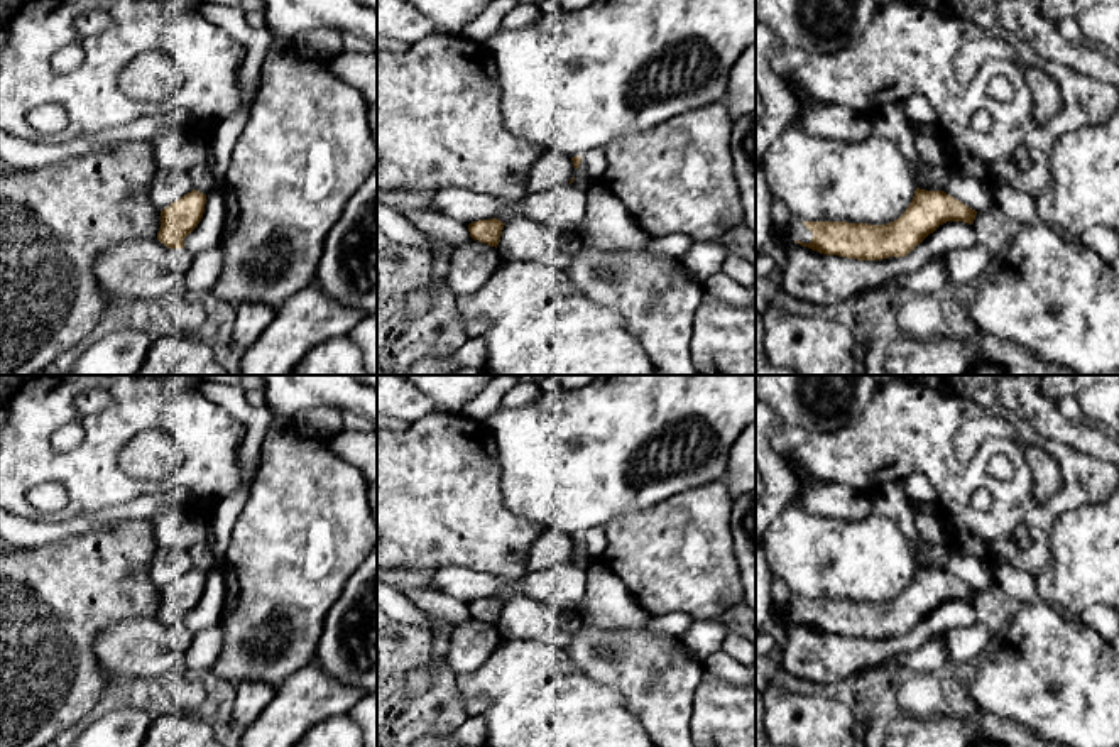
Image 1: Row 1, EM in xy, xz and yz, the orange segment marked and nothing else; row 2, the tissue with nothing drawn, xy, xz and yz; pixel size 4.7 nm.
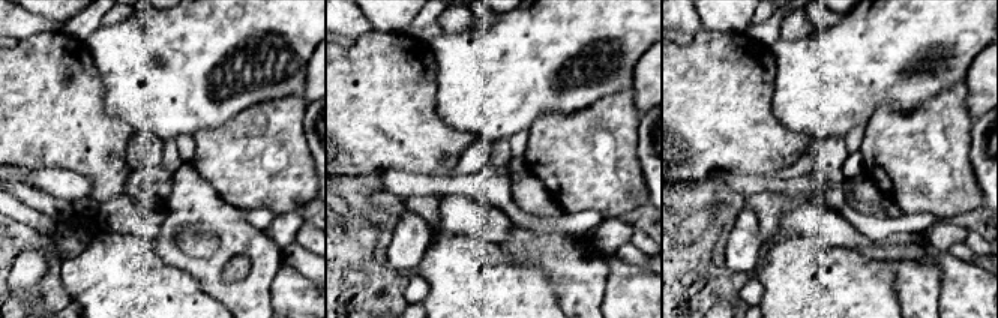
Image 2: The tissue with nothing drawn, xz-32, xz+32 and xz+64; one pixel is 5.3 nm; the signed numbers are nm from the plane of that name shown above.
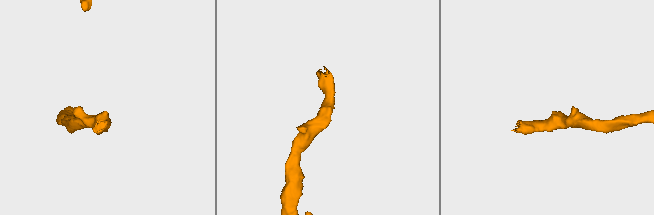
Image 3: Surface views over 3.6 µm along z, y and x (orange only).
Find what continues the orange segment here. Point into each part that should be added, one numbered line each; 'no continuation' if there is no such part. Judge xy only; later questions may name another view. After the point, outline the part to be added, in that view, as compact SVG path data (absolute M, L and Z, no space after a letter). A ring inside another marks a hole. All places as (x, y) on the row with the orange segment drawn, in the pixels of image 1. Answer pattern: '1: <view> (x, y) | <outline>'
no continuation

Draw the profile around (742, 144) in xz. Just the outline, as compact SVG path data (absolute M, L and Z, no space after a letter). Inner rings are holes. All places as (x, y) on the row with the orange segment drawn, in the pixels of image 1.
M756 112L732 122L730 152L744 225L756 233Z

